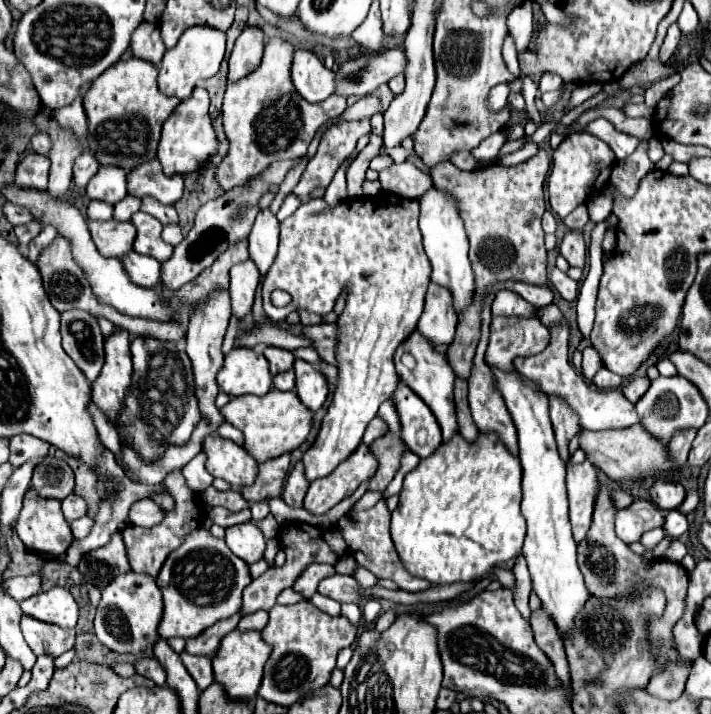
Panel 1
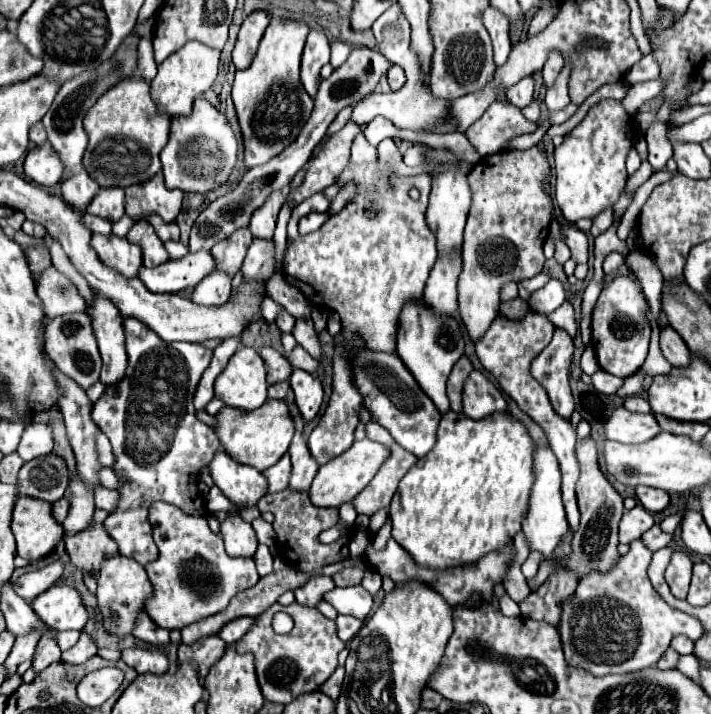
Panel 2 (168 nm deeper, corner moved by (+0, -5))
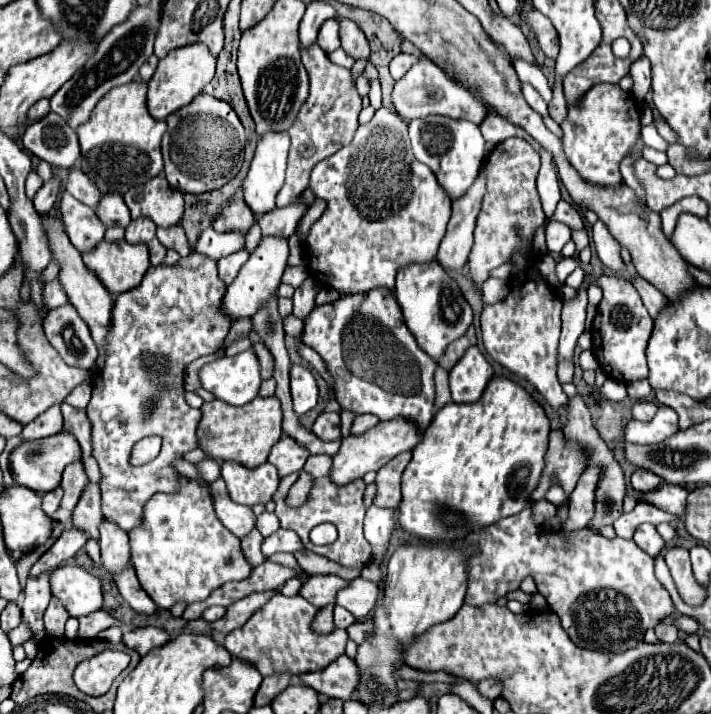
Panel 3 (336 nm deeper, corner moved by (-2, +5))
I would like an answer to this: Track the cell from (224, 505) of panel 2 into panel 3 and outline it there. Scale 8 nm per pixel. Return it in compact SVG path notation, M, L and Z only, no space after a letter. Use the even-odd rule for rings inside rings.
M204 460L204 462L196 464L196 466L198 466L202 478L204 478L208 484L212 484L214 480L220 478L220 464L218 464L216 460Z

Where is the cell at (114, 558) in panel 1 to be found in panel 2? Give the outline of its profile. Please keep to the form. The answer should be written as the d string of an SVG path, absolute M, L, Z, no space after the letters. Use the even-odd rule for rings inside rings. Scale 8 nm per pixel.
M96 508L94 518L92 518L92 522L96 522L96 526L88 526L88 530L82 530L80 534L74 534L74 536L66 536L66 540L64 540L66 552L72 560L72 564L76 568L80 568L82 572L90 572L94 576L98 576L100 562L118 552L116 542L108 536L108 532L102 526L106 514L108 514L106 510Z

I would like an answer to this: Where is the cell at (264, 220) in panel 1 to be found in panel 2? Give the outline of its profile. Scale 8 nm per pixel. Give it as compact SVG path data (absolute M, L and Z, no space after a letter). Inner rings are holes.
M276 190L266 198L266 202L260 208L256 208L252 212L250 230L256 238L272 238L274 236L276 218L278 218L282 204L284 204L284 196L282 196L280 190Z

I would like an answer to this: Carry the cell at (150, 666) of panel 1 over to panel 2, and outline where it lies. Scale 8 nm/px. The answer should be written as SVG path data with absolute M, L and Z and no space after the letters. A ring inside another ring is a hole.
M124 648L122 660L132 666L138 674L152 672L164 674L168 672L168 656L160 650L144 650L144 648Z

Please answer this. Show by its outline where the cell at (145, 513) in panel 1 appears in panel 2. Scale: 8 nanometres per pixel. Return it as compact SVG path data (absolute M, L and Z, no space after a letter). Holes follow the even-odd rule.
M100 486L100 490L94 490L94 500L96 500L96 508L104 508L106 512L112 512L118 506L116 490L108 490L104 486Z

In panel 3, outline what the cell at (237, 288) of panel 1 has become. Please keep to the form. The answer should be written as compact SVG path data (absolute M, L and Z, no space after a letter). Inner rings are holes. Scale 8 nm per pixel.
M296 200L294 204L286 208L274 208L272 212L266 212L258 218L258 224L262 228L262 236L276 236L286 240L294 234L300 218L306 214L306 206Z

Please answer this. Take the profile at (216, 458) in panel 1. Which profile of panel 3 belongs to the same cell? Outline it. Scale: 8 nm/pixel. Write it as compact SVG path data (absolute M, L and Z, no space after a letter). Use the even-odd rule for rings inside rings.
M222 462L222 478L236 504L266 504L278 488L278 472L270 462L246 468L238 462Z

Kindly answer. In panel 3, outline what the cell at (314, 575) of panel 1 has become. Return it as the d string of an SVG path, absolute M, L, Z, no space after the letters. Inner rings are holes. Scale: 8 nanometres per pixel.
M314 574L302 582L300 596L304 596L308 602L312 602L318 608L324 608L326 604L336 602L338 588L344 588L346 584L348 584L346 580L334 574Z

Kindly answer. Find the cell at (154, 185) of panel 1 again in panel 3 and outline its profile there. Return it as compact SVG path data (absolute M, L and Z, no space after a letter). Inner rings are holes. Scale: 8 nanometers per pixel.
M158 174L142 186L130 188L124 194L124 202L130 208L132 218L148 216L156 226L174 226L184 214L182 192L172 188L164 174Z

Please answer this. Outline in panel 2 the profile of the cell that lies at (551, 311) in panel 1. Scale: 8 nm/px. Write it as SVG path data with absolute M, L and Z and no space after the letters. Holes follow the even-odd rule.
M556 328L552 342L532 362L532 376L544 386L554 410L564 418L570 418L574 412L574 400L568 384L572 356L572 336L566 330Z

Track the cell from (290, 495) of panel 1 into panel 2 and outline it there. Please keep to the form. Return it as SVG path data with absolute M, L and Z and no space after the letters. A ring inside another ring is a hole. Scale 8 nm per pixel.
M288 390L288 396L284 398L290 410L290 416L294 420L294 428L296 434L292 438L292 444L288 448L288 454L292 456L292 476L290 476L290 488L292 490L308 490L320 464L312 460L310 450L308 450L308 442L302 438L302 416L298 414L298 408L294 404L294 394L292 390Z

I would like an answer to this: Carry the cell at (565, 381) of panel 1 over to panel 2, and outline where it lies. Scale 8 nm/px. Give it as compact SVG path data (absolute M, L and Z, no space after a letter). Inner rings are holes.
M620 406L612 412L612 420L604 424L604 432L608 440L620 444L640 444L656 438L662 430L654 414L632 414Z

